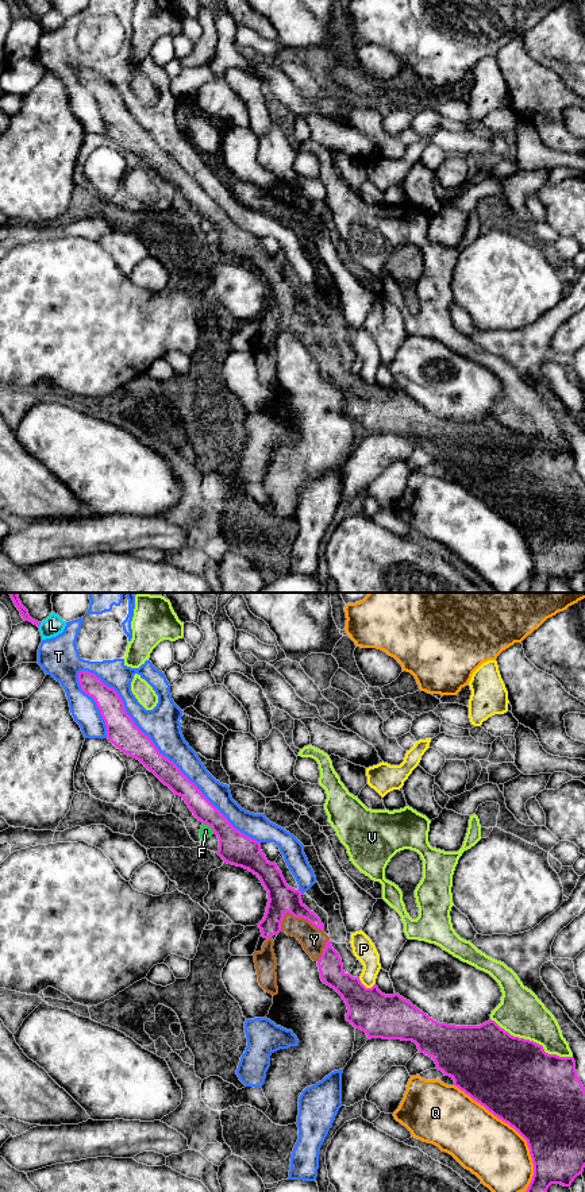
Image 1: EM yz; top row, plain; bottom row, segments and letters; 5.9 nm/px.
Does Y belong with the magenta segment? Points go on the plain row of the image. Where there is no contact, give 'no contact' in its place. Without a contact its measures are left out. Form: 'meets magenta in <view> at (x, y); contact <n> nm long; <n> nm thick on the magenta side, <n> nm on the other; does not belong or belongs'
meets magenta in yz at (300, 312); contact 260 nm long; 170 nm thick on the magenta side, 150 nm on the other; belongs

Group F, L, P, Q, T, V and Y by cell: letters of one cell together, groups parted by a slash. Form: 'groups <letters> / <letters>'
groups F / L / P / Q / T / V / Y

